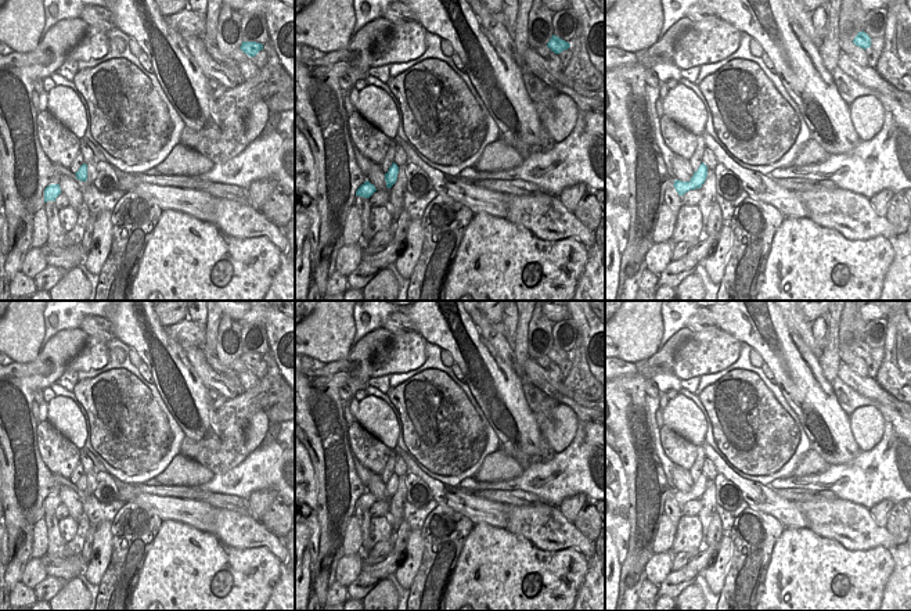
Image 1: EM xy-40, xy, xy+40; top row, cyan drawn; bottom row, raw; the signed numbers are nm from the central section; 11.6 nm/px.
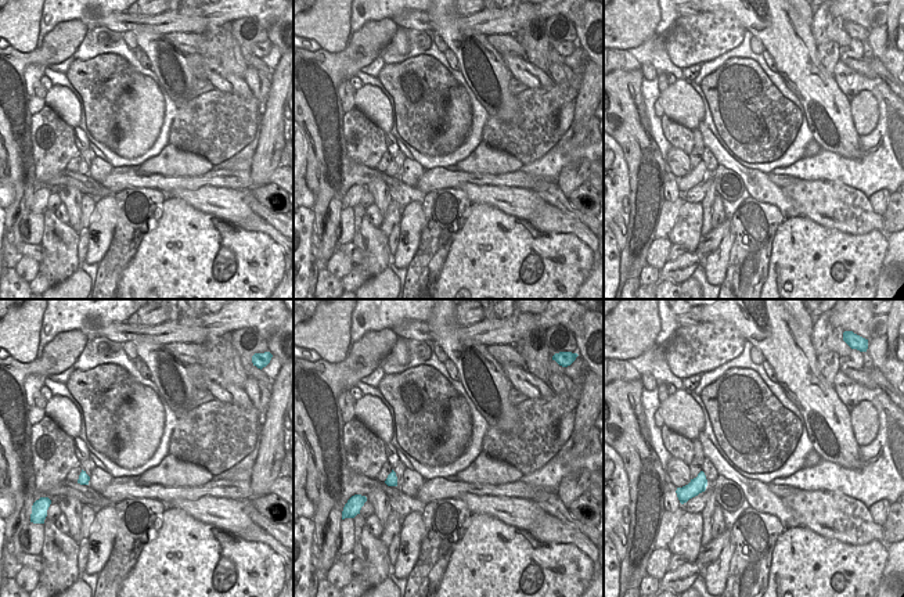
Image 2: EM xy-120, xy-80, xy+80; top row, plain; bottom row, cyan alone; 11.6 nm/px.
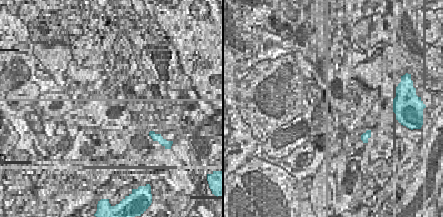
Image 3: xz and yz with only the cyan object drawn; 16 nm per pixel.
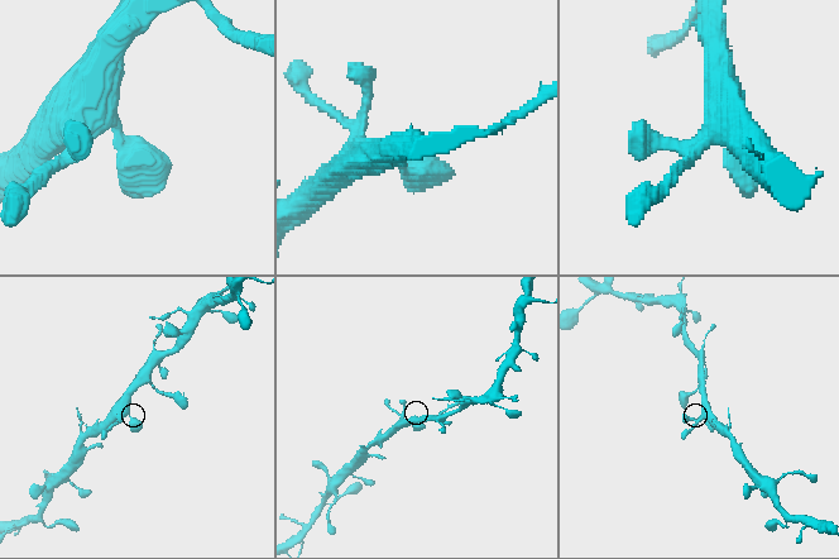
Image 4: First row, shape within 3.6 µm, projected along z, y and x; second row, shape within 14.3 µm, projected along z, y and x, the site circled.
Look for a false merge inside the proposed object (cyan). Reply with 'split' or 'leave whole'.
leave whole

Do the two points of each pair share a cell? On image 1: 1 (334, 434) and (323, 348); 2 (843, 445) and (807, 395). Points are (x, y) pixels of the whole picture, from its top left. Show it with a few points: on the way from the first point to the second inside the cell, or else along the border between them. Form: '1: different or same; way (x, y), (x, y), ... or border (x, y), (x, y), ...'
1: different; border (350, 349), (345, 356), (326, 363)
2: same; way (832, 432), (817, 408)

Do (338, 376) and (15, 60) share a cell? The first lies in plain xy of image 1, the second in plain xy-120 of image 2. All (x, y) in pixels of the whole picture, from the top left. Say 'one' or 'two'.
one

